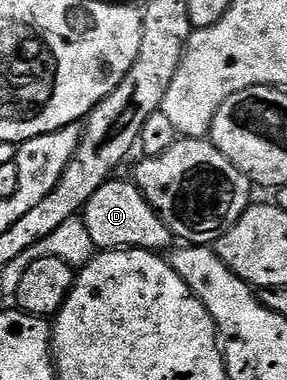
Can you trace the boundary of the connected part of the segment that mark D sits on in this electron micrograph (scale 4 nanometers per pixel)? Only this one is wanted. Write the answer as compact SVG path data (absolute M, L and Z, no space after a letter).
M112 178L106 180L89 198L89 202L83 207L81 213L83 224L89 230L89 238L93 238L96 249L99 250L123 250L129 248L145 248L148 250L170 249L173 237L165 222L149 206L149 202L139 193L139 187L130 179L119 180Z

